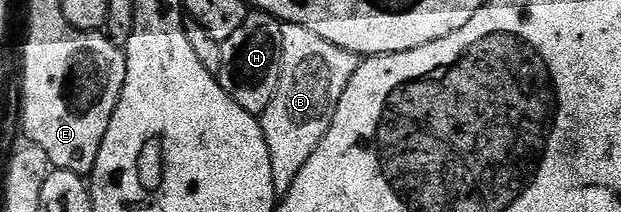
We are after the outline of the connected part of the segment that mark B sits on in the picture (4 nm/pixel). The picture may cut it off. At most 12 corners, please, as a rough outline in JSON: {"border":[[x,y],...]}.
{"border":[[282,23],[259,119],[284,194],[335,118],[359,57]]}

